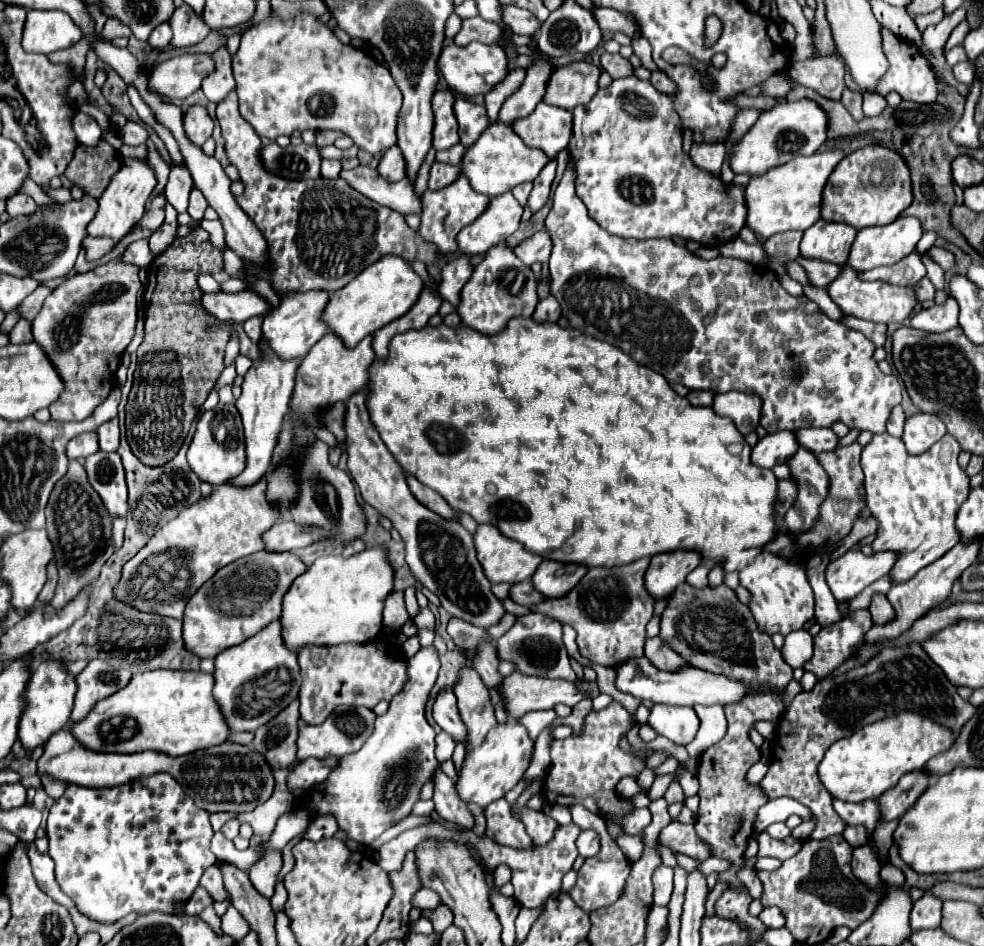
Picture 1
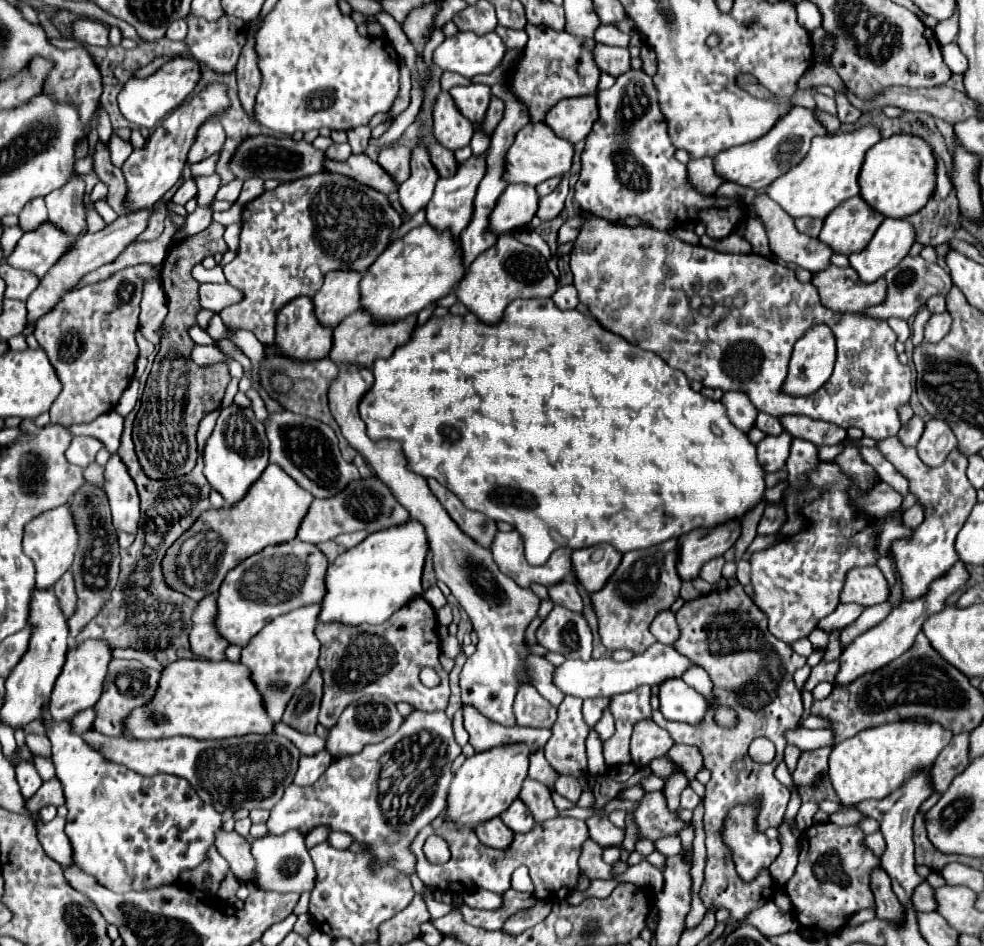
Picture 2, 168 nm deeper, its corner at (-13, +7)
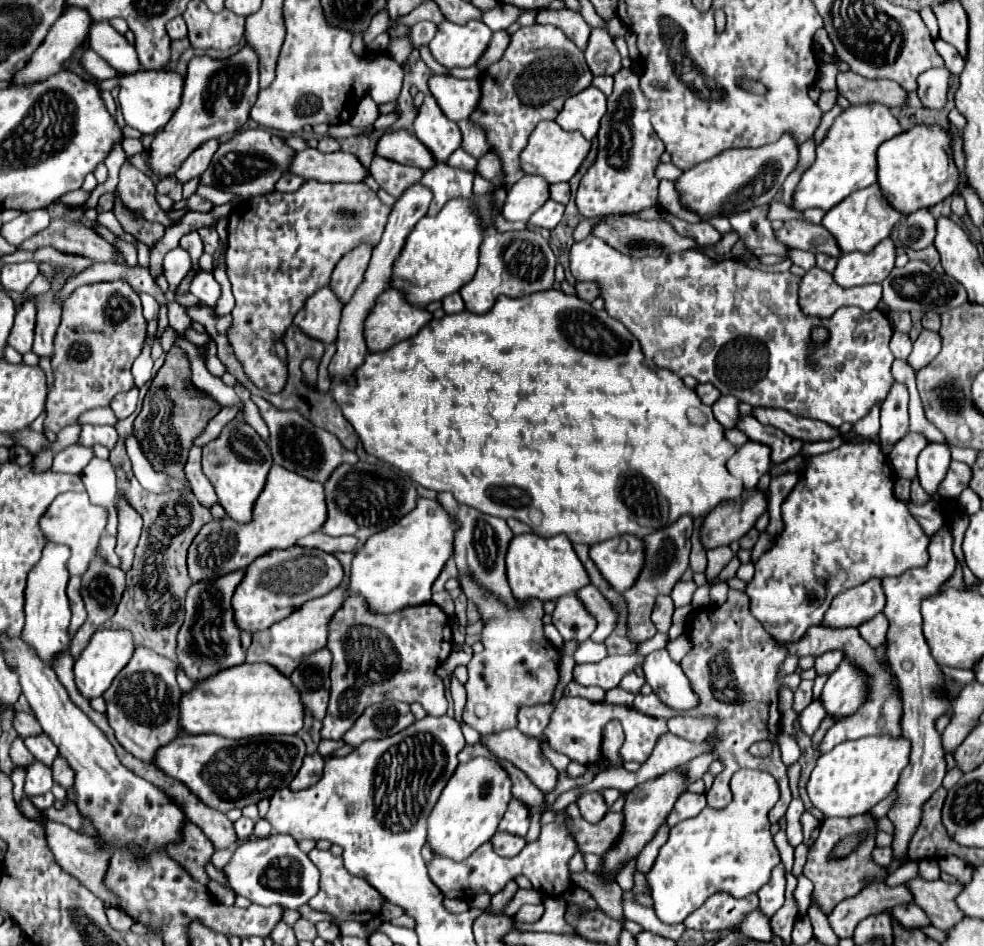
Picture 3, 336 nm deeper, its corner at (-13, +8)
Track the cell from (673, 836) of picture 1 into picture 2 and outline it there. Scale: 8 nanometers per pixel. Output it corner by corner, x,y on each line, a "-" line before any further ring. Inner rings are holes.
663,791
645,793
639,809
633,815
641,829
641,837
651,841
657,841
669,835
679,835
681,829
689,827
689,821
683,821
679,819
679,815
669,811

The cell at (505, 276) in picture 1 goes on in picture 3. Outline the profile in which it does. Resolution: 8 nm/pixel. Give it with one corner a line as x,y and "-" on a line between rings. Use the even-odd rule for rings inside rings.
519,230
519,232
493,232
487,234
481,252
479,252
479,268
471,282
467,282
459,294
465,300
465,308
473,314
485,314
493,308
499,294
519,298
533,292
549,290
555,282
555,264
557,258
549,248
549,242
533,230

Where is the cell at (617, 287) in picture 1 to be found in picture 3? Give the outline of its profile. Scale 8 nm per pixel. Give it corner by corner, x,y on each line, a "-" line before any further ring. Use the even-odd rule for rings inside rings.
587,236
571,246
571,274
577,282
597,280
601,284
607,314
629,328
653,364
681,378
693,376
697,382
709,382
721,394
733,394
751,406
781,408
839,428
845,422
861,420
873,404
887,398
893,384
893,354
889,350
893,328
887,316
881,310
865,314
855,306
839,308
827,320
805,316
797,304
799,278
791,272
751,270
737,260
713,262
699,250
659,258
629,258
601,238
-
819,326
827,328
829,338
823,344
811,344
811,330

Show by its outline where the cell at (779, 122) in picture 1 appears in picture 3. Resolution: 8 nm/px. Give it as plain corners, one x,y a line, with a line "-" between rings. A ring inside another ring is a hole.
783,136
775,144
761,148
735,148
725,150
719,156
697,164
691,170
685,170
675,180
675,190
679,204
689,212
695,212
701,220
711,220
713,216
731,216
745,212
753,206
769,204
777,190
783,186
785,178
795,170
799,160
797,142
791,136

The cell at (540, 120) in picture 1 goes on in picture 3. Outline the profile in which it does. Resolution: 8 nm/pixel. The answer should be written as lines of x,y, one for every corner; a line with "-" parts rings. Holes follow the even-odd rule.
591,86
577,96
567,98
555,122
559,126
563,124
563,130
579,130
587,140
593,140
605,114
605,102
605,94
599,88

